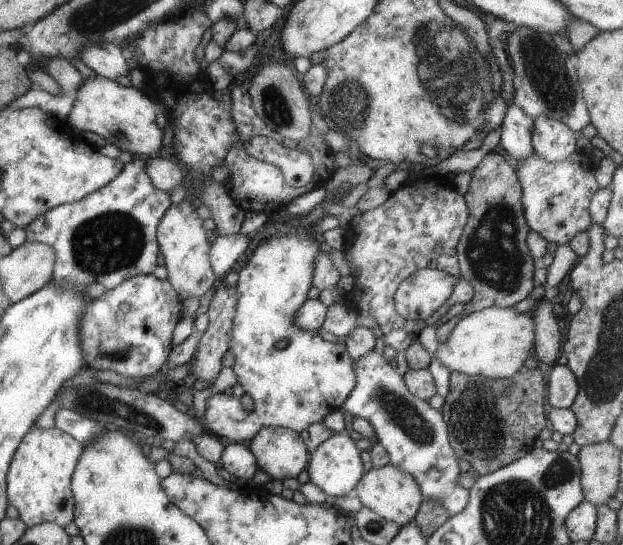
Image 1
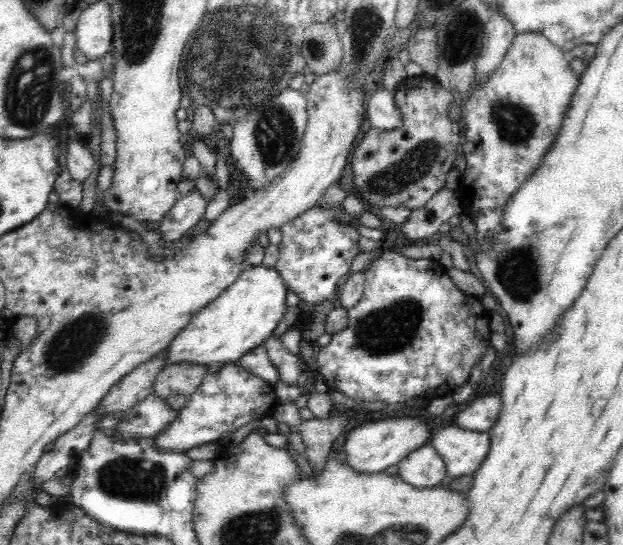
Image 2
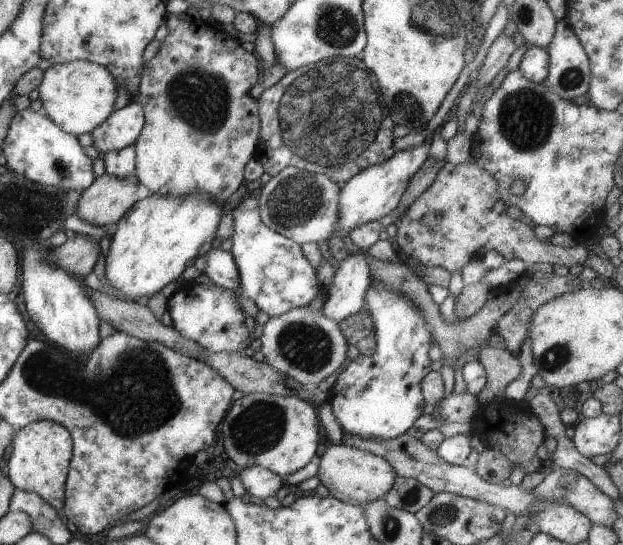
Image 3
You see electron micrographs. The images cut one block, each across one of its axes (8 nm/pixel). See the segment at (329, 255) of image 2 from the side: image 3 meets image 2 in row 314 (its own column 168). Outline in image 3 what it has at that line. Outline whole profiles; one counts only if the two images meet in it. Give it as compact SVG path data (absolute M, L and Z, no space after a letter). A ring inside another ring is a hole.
M188 283L167 298L166 312L170 314L172 327L186 339L201 345L205 352L243 352L251 340L243 320L247 317L239 306L238 296L231 289L213 283Z

